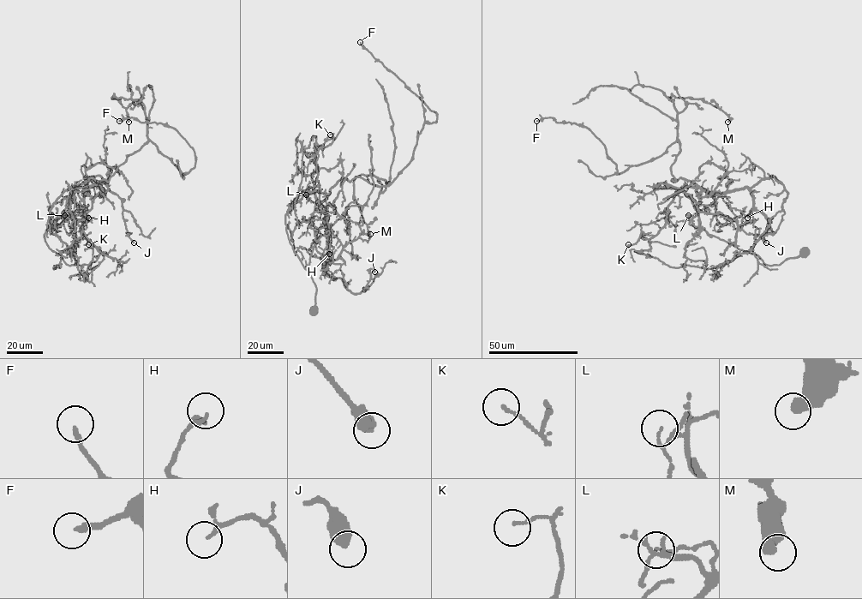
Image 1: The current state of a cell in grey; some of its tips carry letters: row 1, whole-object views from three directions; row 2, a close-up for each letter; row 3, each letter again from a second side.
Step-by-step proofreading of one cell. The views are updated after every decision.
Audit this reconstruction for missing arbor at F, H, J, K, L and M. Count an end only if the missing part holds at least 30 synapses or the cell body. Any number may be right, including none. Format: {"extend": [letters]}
{"extend": []}

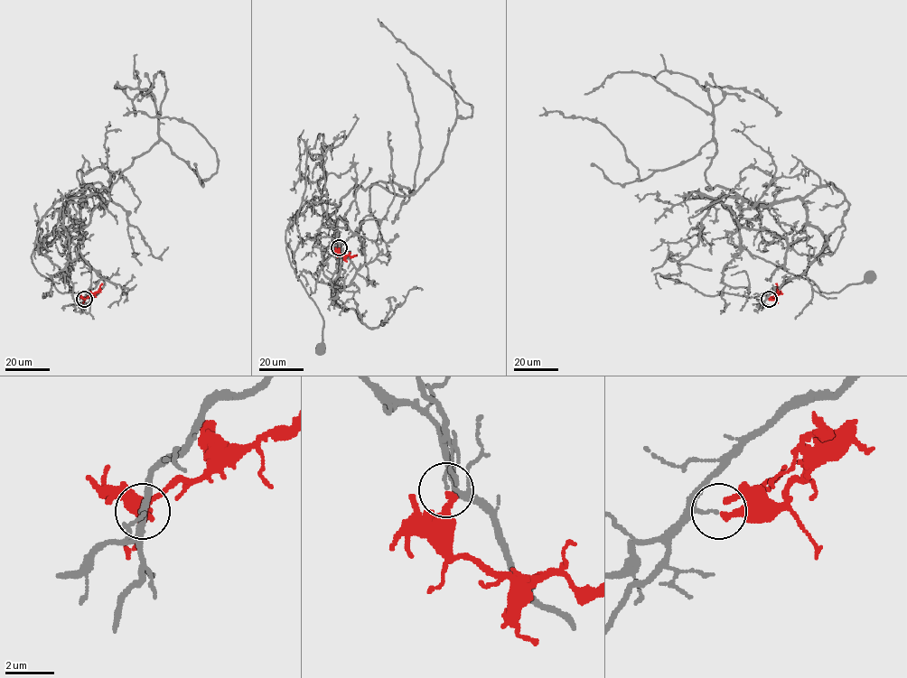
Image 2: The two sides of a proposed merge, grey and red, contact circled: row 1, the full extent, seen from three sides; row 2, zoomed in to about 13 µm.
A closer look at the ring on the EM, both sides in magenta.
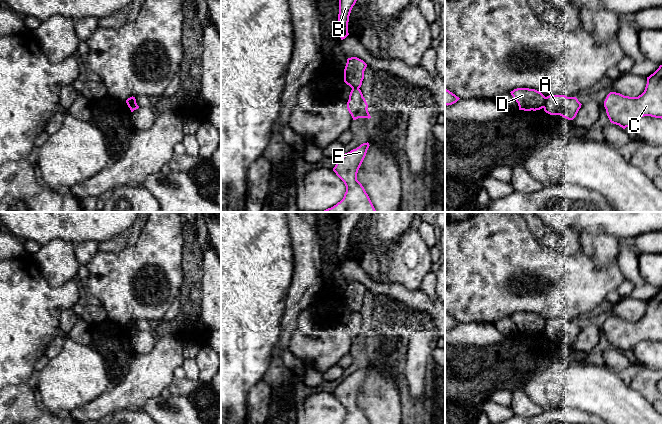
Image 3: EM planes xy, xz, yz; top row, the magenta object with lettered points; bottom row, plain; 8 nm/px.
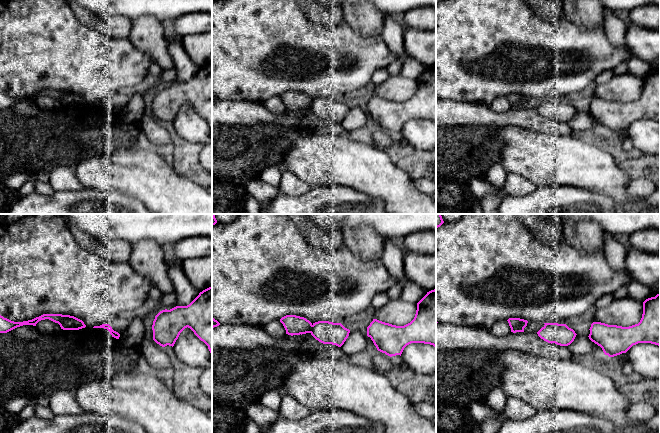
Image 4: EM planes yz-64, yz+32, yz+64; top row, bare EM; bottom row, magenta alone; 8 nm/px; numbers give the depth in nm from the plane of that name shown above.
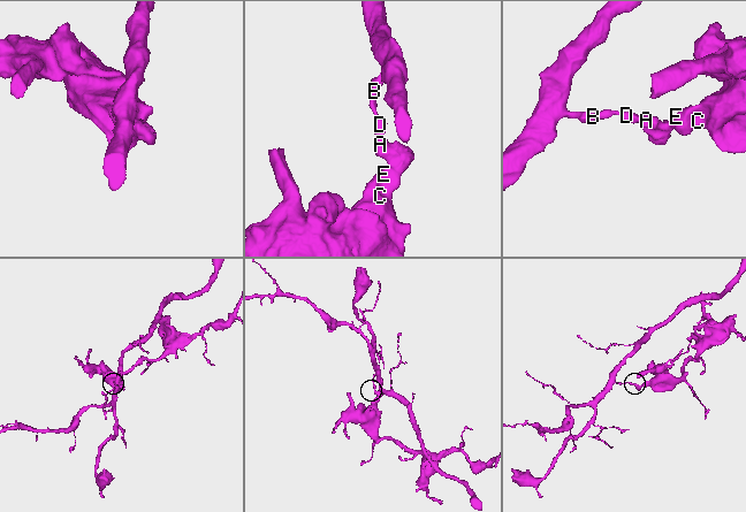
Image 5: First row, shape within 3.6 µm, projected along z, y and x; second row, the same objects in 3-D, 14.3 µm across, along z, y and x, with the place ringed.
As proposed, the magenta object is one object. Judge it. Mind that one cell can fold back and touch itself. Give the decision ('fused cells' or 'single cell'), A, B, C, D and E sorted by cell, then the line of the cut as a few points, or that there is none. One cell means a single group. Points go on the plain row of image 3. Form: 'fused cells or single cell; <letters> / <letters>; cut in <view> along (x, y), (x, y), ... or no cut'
fused cells; A C E / B D; cut in yz along (545, 321), (543, 331)

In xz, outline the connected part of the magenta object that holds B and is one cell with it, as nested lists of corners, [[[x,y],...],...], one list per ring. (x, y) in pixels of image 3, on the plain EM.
[[[340,212],[337,254],[341,264],[345,263],[349,259],[349,240],[353,230],[361,218],[362,213],[363,212]]]

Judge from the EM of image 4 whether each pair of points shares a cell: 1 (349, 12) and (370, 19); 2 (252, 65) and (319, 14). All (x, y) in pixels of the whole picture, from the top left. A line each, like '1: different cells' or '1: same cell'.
1: same cell
2: different cells

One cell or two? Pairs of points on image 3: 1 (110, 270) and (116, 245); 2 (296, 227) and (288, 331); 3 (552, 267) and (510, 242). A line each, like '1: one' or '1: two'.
1: two
2: one
3: one

